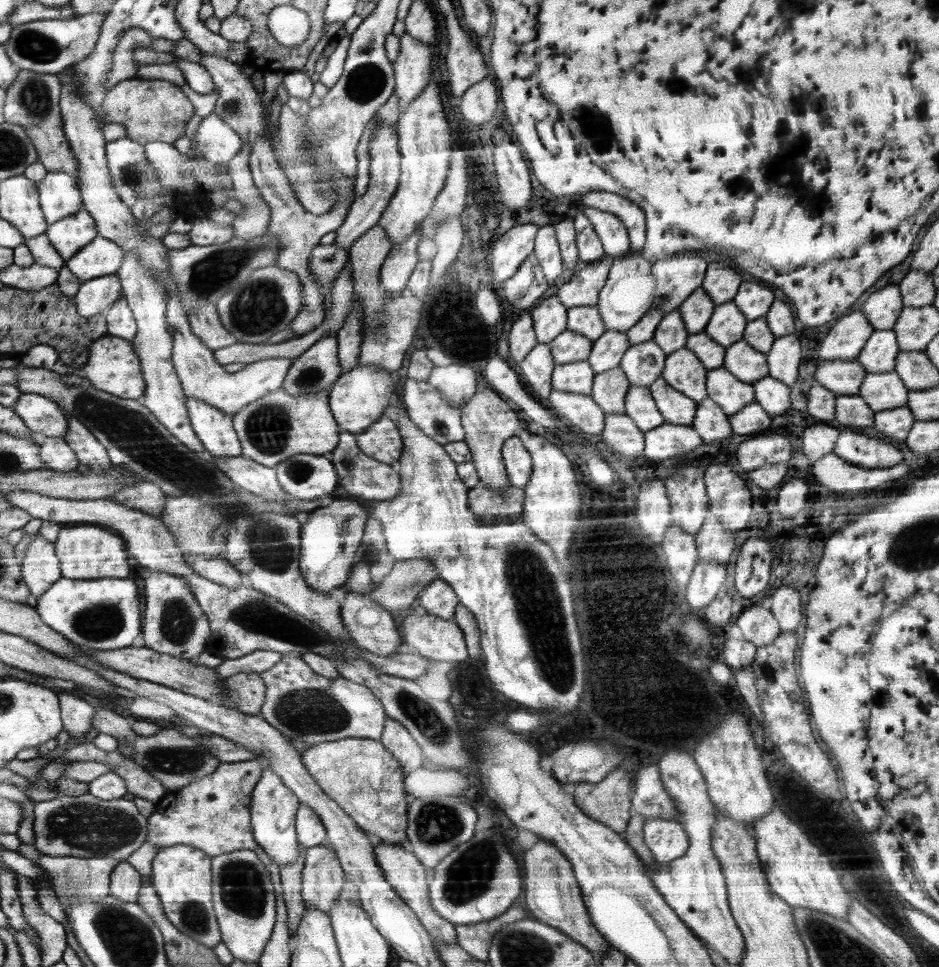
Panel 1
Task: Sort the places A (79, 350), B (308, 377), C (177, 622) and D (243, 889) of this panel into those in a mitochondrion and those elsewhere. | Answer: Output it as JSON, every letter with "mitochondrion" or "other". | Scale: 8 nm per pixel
{"A":"other","B":"mitochondrion","C":"mitochondrion","D":"mitochondrion"}

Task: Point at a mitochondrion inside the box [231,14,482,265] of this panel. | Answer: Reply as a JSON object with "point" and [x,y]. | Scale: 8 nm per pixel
{"point":[367,81]}

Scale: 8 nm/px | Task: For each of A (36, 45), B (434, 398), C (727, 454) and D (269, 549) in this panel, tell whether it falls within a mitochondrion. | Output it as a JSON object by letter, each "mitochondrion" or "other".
{"A":"mitochondrion","B":"other","C":"other","D":"mitochondrion"}

